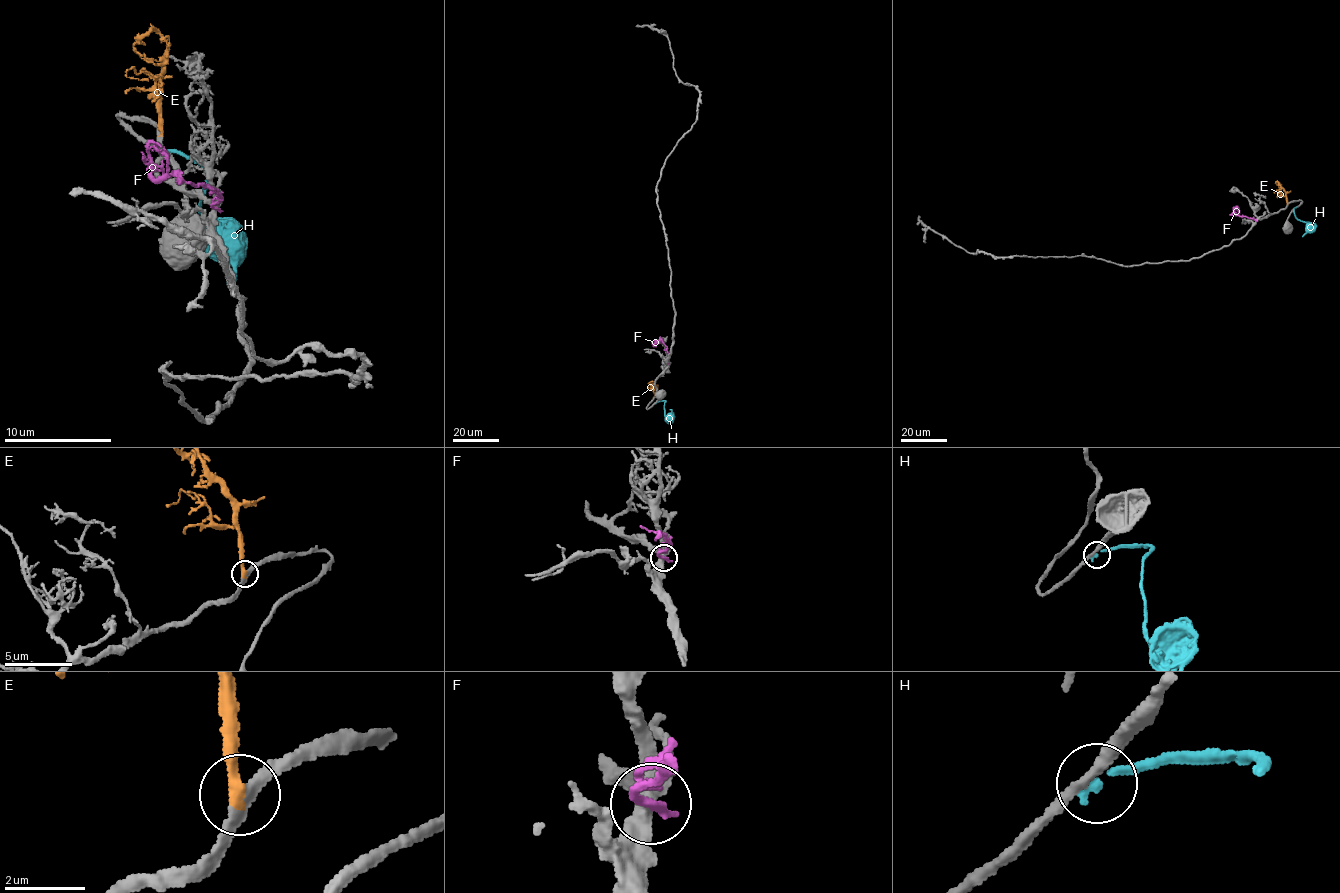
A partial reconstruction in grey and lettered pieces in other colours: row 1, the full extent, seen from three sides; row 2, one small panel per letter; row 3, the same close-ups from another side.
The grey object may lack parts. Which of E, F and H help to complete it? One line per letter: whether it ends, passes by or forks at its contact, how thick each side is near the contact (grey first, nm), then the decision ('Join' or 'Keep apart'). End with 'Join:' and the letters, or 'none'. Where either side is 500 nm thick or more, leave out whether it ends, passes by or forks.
E: It ends there. Thickness 240 nm (grey) against 320 nm. Join
F: It forks there. Thickness 380 nm (grey) against 160 nm. Keep apart
H: It ends there. Thickness 280 nm (grey) against 220 nm. Keep apart
Join: E

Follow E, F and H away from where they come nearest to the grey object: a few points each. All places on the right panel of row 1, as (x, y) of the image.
E: (1287, 204), (1286, 192), (1276, 182), (1281, 185)
F: (1255, 220), (1232, 215), (1238, 213), (1235, 208)
H: (1295, 207), (1294, 215), (1309, 224), (1302, 236)

